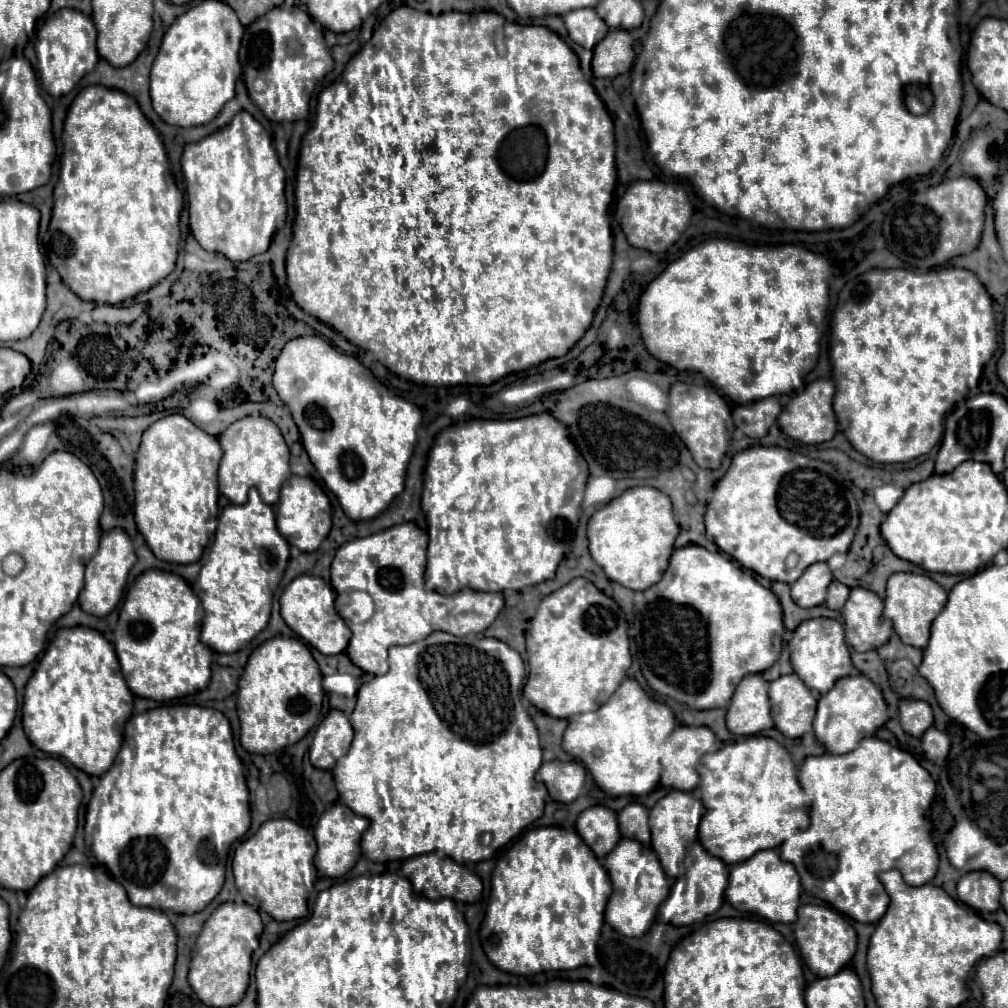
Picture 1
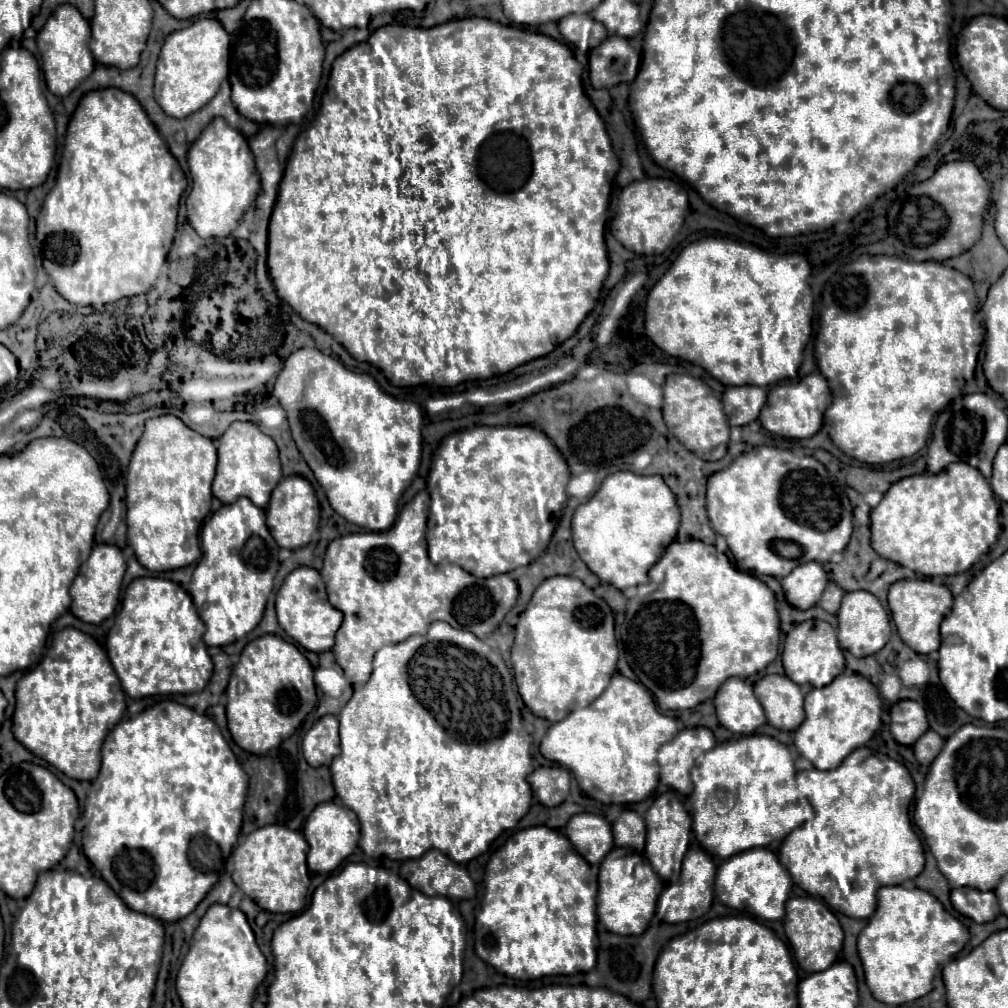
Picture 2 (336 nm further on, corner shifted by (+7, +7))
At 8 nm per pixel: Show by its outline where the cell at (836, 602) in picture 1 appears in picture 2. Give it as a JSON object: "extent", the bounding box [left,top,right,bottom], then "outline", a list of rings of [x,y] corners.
{"extent":[818,582,844,614],"outline":[[[830,582],[830,584],[826,586],[826,590],[824,590],[824,594],[822,594],[818,606],[824,608],[826,612],[830,612],[830,614],[836,614],[838,608],[840,608],[842,598],[844,598],[844,590],[842,590],[838,584]]]}

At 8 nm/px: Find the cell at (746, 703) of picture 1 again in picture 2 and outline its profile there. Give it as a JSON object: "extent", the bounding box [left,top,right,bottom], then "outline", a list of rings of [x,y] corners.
{"extent":[714,678,766,734],"outline":[[[742,678],[726,680],[714,698],[718,722],[734,734],[754,734],[766,724],[764,710],[752,692],[752,684]]]}

